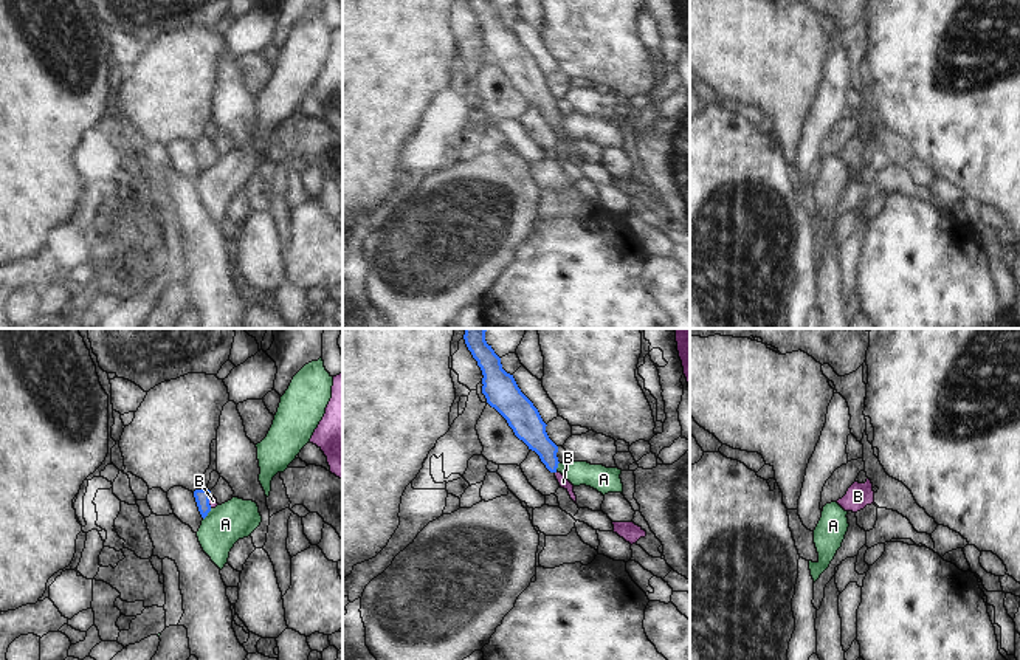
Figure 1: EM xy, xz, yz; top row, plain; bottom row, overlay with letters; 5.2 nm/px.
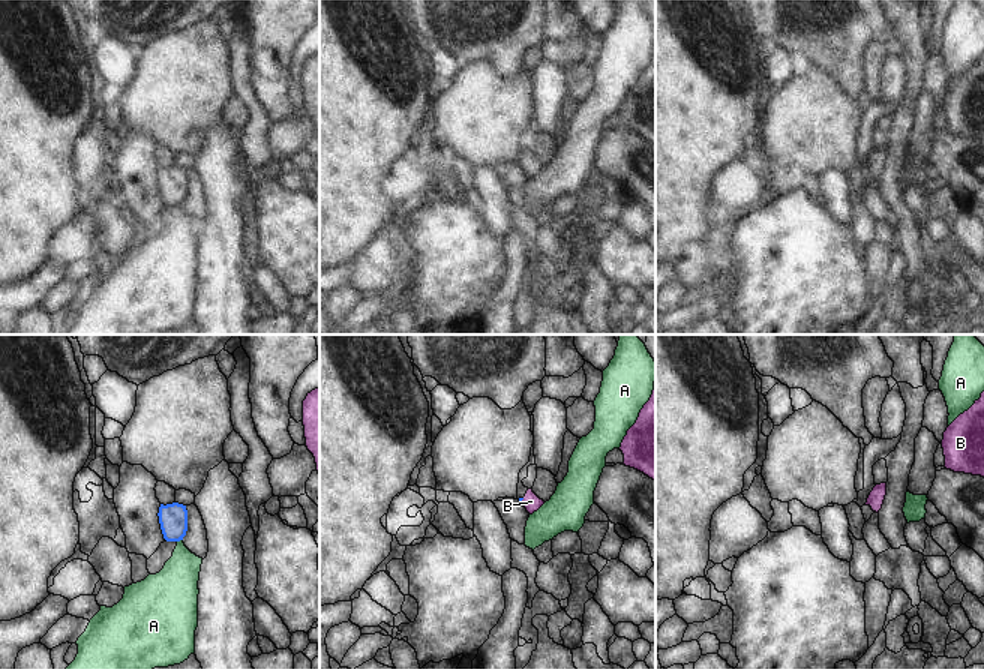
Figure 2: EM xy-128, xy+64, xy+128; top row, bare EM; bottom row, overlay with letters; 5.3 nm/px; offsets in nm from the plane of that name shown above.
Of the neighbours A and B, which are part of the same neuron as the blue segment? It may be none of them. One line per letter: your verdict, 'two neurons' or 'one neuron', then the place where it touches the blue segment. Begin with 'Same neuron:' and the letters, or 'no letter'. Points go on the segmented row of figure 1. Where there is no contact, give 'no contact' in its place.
Same neuron: B
A: two neurons | xy (206, 515)
B: one neuron | xy (208, 502)

